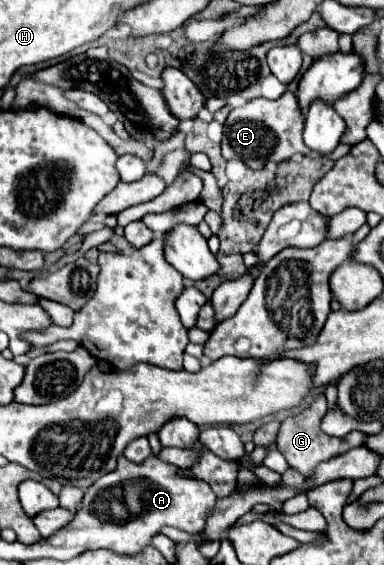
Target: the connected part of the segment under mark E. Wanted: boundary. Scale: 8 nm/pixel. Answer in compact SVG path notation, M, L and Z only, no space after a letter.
M285 91L279 99L269 101L263 97L251 99L247 105L233 109L225 121L225 131L223 131L223 157L229 159L239 159L251 169L261 169L265 163L281 163L291 159L291 155L301 153L301 155L311 155L311 149L303 143L303 113L299 109L299 101L291 91Z

